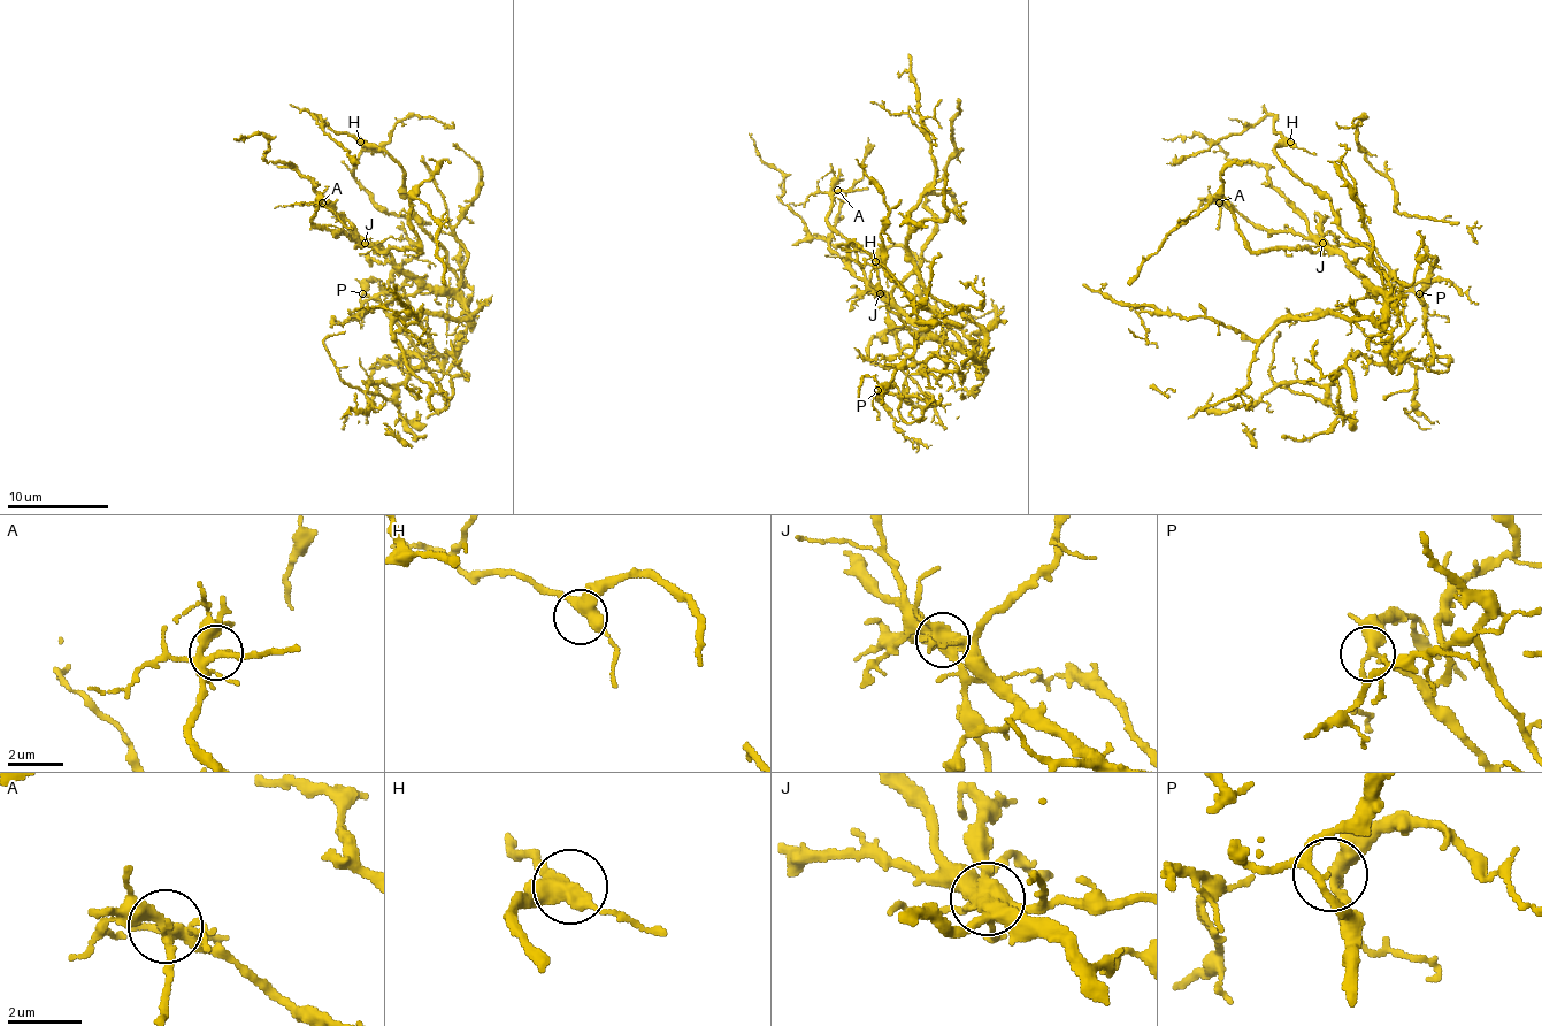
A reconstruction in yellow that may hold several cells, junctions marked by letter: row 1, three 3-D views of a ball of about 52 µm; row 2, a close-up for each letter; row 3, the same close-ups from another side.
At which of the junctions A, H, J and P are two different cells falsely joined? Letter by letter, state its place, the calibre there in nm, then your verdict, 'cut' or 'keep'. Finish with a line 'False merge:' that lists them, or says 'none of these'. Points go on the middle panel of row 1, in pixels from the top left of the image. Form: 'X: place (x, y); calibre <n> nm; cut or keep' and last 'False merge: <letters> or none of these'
A: place (837, 190); calibre 260 nm; keep
H: place (875, 261); calibre 400 nm; keep
J: place (880, 293); calibre 440 nm; cut
P: place (877, 390); calibre 280 nm; keep
False merge: J

